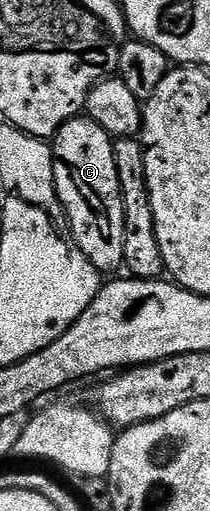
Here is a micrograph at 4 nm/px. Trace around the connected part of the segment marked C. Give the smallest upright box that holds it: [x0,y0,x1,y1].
[51,114,125,274]

